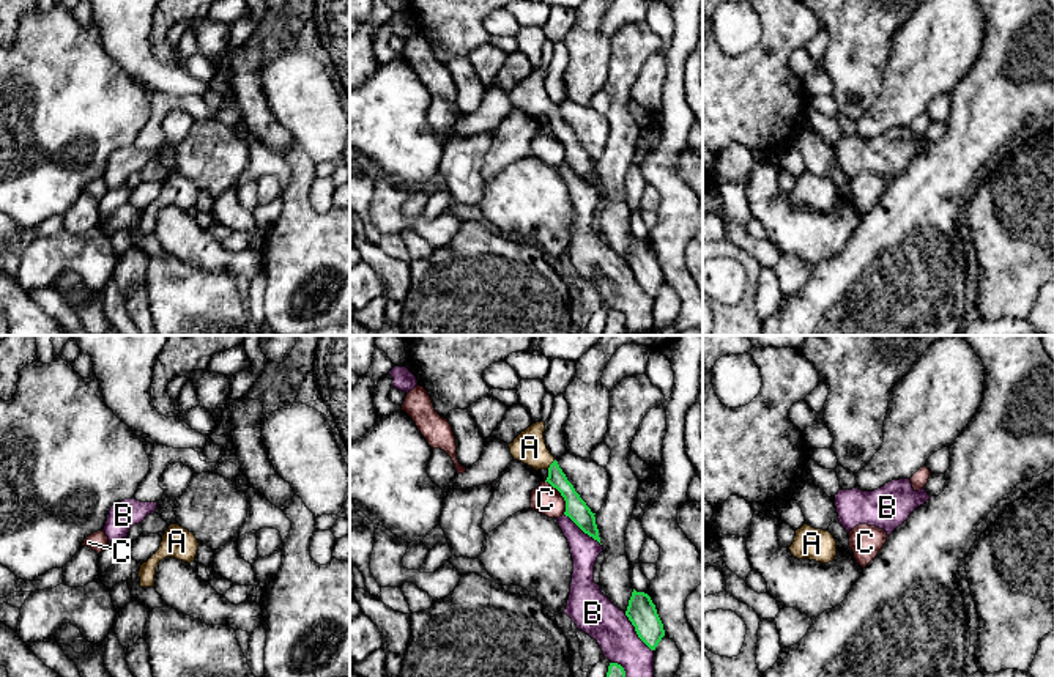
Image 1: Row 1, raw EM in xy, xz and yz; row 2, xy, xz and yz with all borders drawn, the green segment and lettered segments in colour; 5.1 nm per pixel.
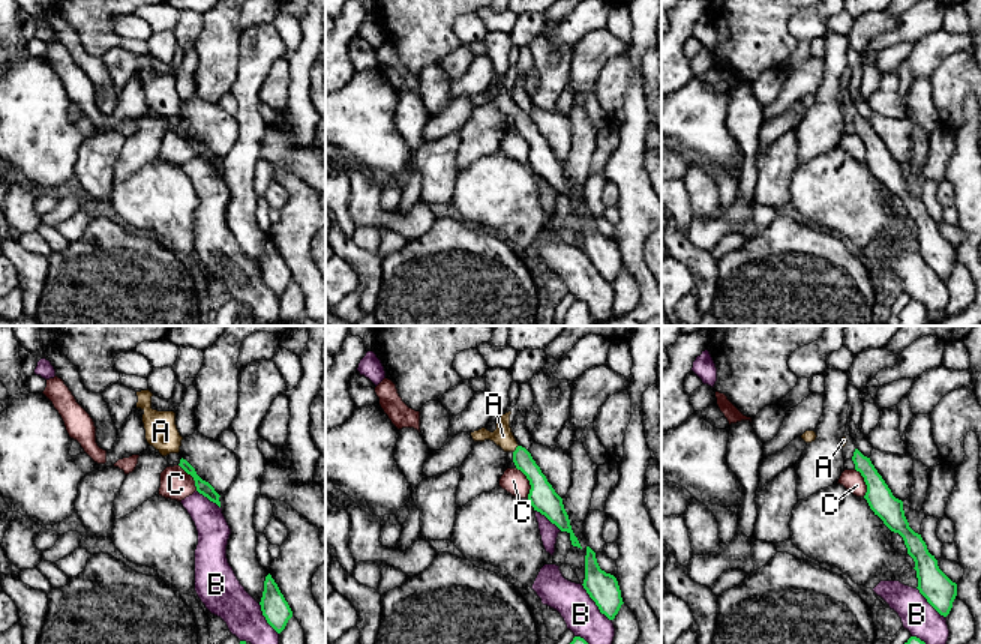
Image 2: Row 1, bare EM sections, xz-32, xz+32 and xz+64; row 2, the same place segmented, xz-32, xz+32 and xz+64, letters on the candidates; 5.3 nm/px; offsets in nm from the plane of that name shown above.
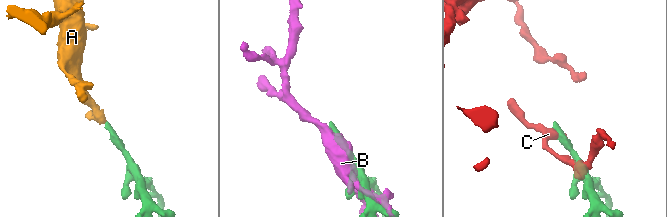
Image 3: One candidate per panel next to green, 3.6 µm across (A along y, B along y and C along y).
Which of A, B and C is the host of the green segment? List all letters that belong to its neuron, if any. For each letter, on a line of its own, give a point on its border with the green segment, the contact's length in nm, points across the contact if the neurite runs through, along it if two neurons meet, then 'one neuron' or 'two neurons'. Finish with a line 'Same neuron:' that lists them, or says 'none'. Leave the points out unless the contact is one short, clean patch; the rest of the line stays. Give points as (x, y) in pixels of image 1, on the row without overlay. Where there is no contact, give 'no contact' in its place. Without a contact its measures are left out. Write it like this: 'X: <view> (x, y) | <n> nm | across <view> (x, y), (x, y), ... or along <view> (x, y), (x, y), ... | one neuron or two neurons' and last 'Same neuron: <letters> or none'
A: xz (550, 112) | 60 nm | across xz (575, 153), (550, 112), (530, 95) | one neuron
B: xz (635, 277) | 240 nm | two neurons
C: xz (561, 142) | 200 nm | along xz (545, 128), (563, 145), (564, 161) | two neurons
Same neuron: A

